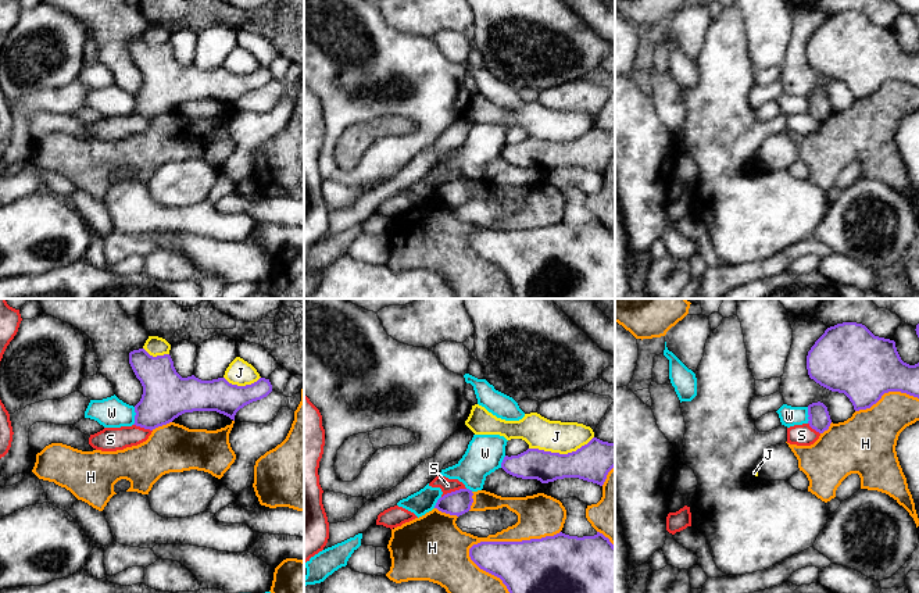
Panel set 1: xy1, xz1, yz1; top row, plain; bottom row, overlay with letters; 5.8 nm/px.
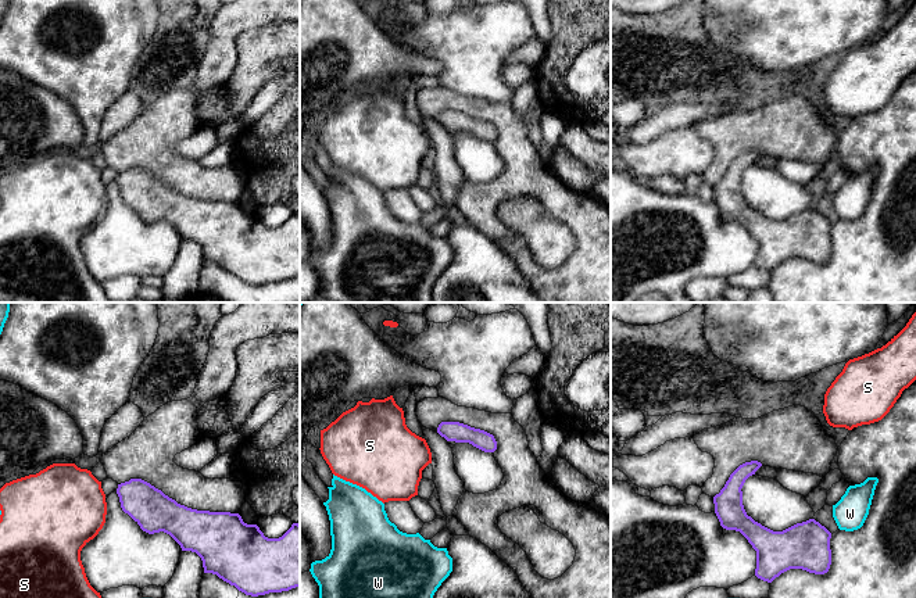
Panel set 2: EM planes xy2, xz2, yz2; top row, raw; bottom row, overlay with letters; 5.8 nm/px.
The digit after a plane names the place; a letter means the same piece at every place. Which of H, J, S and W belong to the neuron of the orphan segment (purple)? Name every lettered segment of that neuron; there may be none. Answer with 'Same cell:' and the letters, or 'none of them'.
Same cell: none of them

